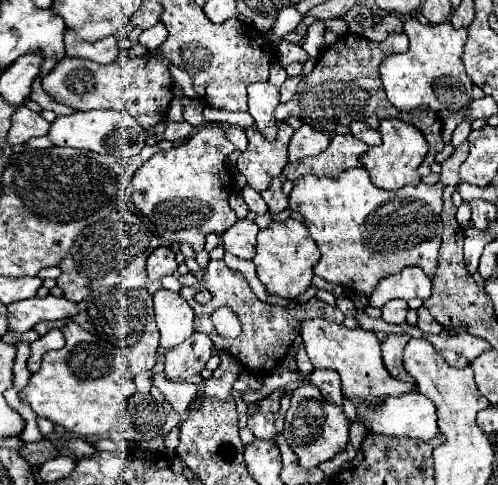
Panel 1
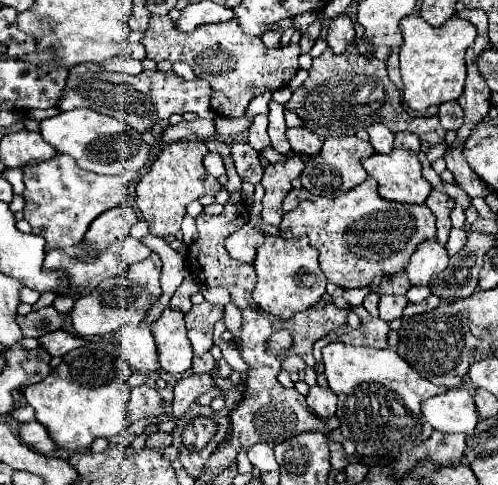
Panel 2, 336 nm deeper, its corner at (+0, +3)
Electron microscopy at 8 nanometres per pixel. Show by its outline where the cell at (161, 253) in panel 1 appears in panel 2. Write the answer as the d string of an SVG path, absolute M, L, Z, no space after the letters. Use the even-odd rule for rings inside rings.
M128 236L124 240L124 248L122 248L122 260L126 264L134 264L134 262L140 262L144 258L148 258L150 250L142 244L142 240L136 240L132 236Z

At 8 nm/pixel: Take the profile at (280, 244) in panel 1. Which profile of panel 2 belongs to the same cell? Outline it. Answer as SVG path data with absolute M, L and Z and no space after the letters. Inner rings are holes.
M266 236L266 242L258 248L254 270L258 276L256 288L254 288L254 300L256 304L278 318L292 318L296 312L304 312L312 308L322 294L326 292L326 276L318 266L318 252L310 246L308 238L300 240L288 240L282 236Z

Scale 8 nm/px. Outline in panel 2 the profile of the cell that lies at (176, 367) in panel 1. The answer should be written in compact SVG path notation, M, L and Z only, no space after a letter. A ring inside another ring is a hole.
M206 300L198 306L192 306L192 310L184 316L184 322L188 328L188 340L194 348L194 356L202 356L212 348L214 324L222 320L222 316L224 316L224 306L210 304Z

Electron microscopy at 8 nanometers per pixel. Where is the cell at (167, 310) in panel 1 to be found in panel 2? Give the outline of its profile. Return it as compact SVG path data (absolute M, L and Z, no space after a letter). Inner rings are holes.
M166 308L152 324L152 334L158 348L158 364L168 374L182 374L192 366L192 346L188 344L184 314Z

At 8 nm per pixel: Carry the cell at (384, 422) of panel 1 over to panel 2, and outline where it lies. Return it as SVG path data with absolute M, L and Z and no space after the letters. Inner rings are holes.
M452 388L426 400L422 414L438 432L472 434L480 420L474 398L466 388Z

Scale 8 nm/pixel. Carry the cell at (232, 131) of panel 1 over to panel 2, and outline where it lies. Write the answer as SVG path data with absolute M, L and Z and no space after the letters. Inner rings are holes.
M240 142L240 144L232 144L232 158L236 162L236 170L240 174L240 178L244 182L252 182L252 184L258 184L262 180L262 166L260 166L260 158L258 158L258 152L246 144L246 142Z

